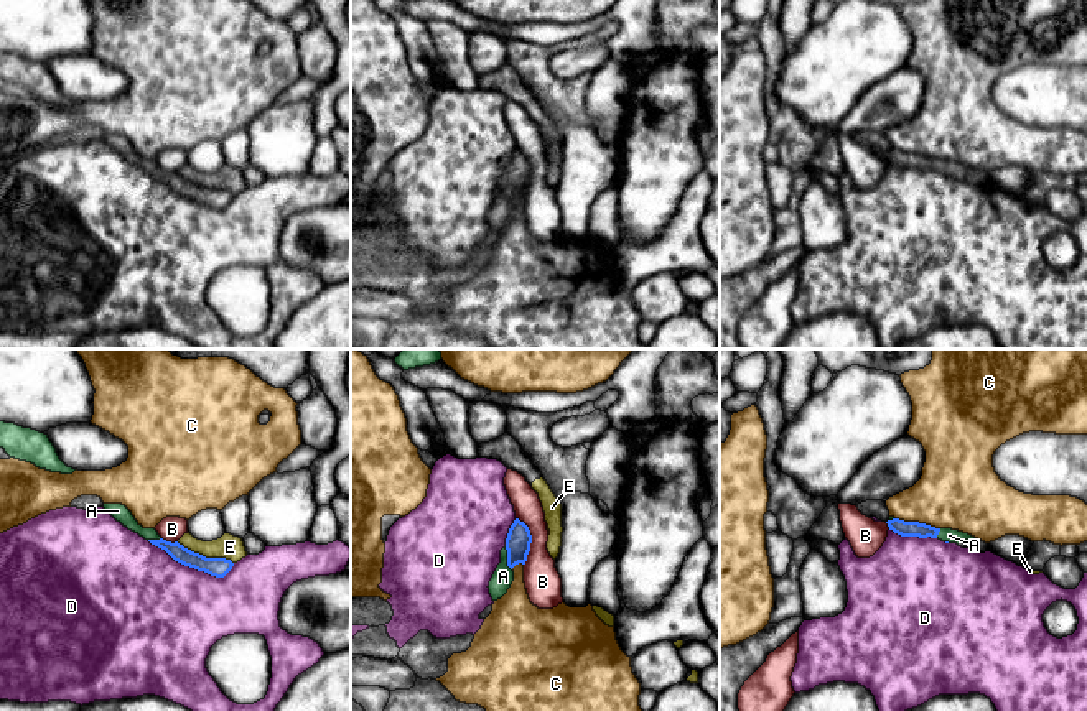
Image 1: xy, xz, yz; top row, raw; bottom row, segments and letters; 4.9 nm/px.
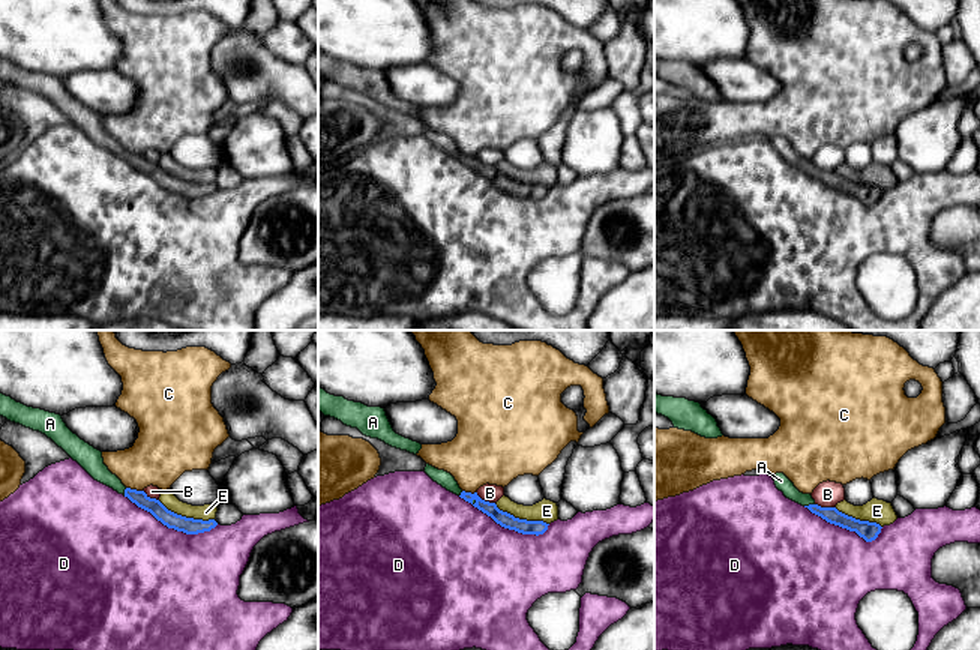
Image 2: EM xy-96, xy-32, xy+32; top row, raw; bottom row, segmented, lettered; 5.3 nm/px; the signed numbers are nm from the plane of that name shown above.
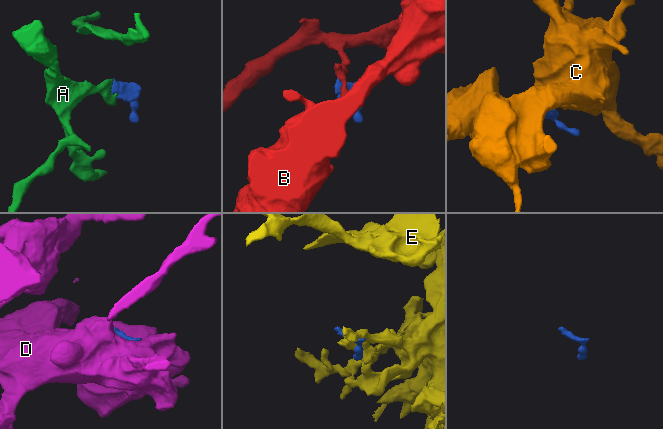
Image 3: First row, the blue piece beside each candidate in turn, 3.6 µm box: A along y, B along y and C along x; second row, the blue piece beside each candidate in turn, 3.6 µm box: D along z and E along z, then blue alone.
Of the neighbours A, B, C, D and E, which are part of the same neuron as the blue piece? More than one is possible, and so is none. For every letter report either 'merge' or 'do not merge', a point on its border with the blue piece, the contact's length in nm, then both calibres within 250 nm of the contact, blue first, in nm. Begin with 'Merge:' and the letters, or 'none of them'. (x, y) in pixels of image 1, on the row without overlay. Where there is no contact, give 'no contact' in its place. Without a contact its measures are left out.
Merge: A
A: merge; contact xz (508, 190); length 120 nm; calibres 130 and 100 nm
B: do not merge; contact xz (531, 171); length 240 nm; calibres 130 and 180 nm
C: do not merge; contact yz (918, 153); length 240 nm; calibres 80 and 380 nm
D: do not merge; contact xy (191, 198); length 440 nm; calibres 100 and 480 nm
E: do not merge; contact xy (205, 188); length 300 nm; calibres 100 and 120 nm

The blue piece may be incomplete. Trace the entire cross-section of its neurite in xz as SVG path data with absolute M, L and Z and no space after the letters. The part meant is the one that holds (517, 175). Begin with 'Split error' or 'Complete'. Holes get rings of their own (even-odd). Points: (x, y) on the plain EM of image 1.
Split error. M516 150L509 160L506 178L501 181L501 194L497 196L488 217L492 232L501 230L511 219L514 212L512 199L519 194L525 196L530 174L532 166L529 158Z

